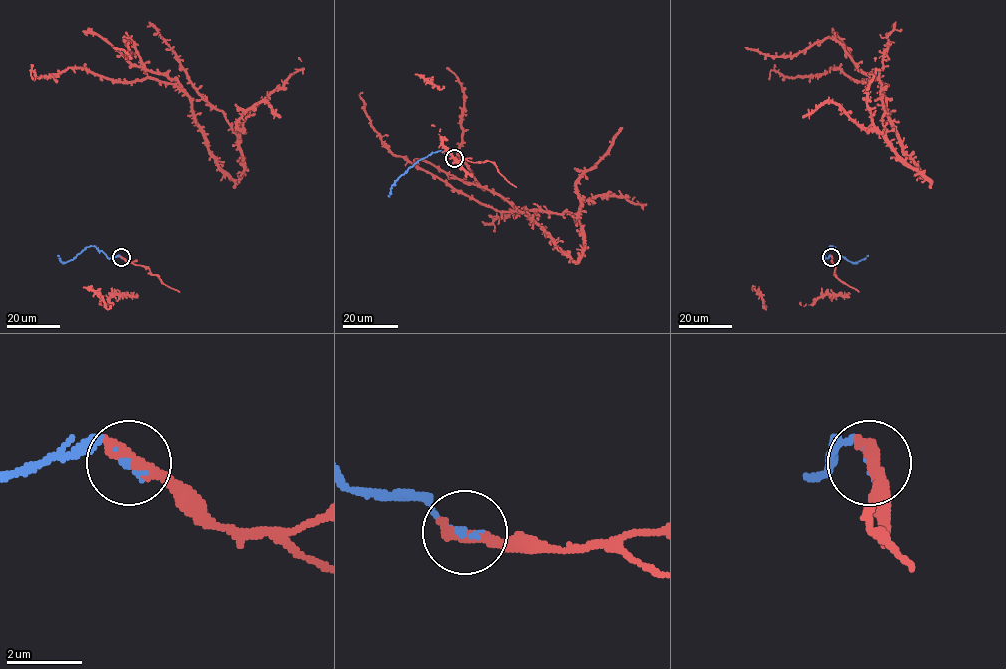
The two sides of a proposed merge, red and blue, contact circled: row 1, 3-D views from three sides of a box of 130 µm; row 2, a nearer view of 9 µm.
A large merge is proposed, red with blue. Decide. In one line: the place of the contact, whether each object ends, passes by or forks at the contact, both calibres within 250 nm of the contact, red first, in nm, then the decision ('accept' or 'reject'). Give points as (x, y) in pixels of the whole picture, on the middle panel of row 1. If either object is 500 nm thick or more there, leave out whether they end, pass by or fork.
place (454, 158); red ends; blue ends; calibres 480 and 100 nm; accept

